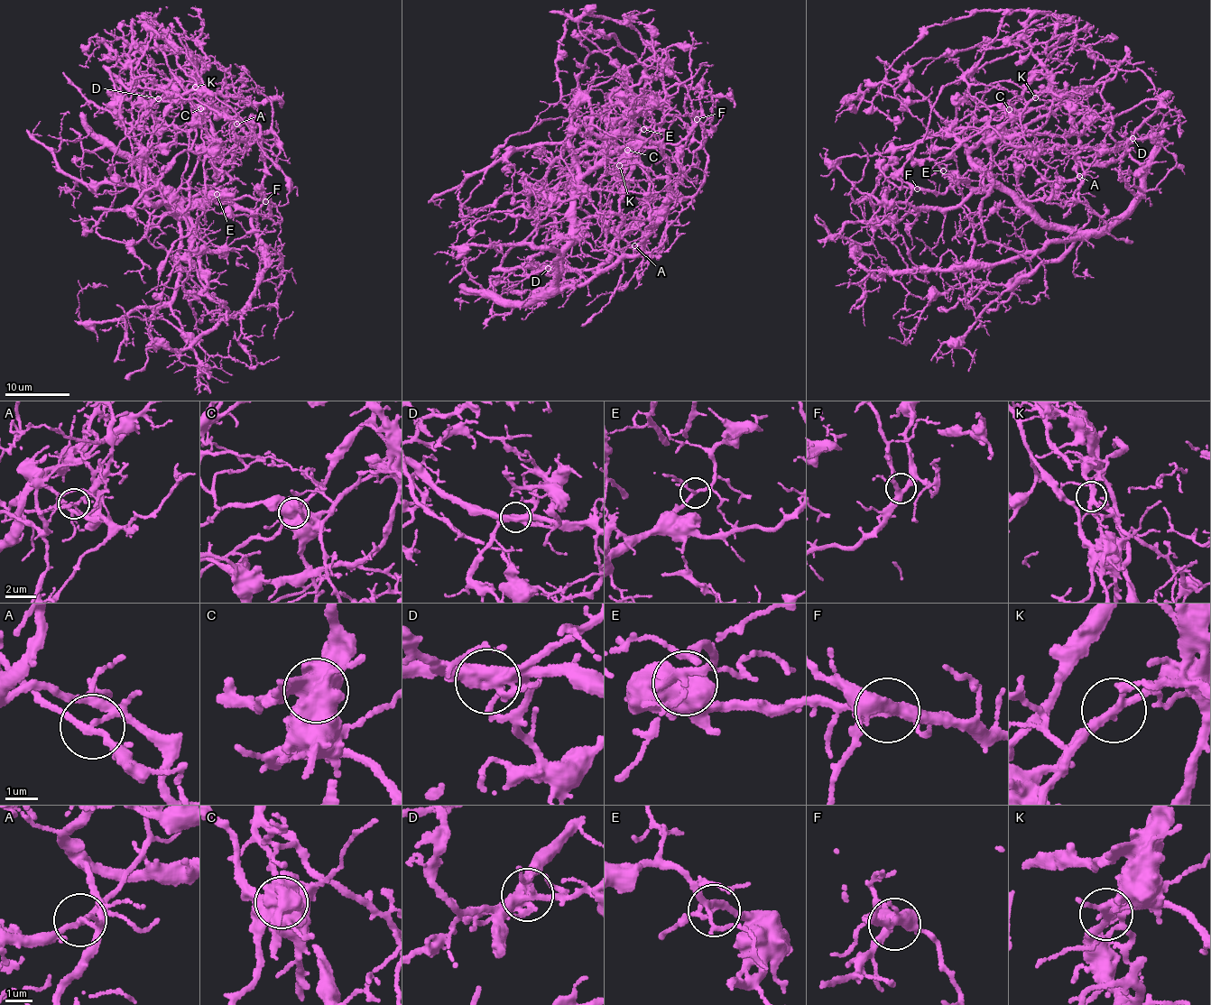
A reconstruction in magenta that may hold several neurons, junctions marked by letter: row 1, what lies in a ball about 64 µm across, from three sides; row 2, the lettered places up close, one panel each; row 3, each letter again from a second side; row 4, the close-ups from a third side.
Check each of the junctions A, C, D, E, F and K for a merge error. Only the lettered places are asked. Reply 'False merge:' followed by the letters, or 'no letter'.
False merge: A, C, D, K

